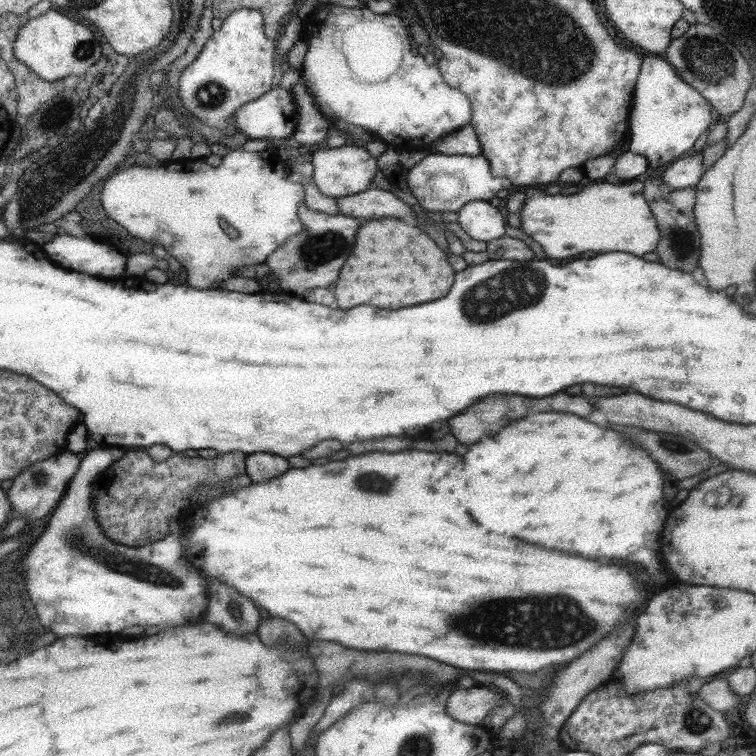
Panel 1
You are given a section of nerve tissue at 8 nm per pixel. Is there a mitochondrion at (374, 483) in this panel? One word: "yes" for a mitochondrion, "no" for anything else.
yes

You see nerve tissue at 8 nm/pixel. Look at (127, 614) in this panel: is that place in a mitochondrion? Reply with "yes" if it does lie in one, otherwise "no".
no

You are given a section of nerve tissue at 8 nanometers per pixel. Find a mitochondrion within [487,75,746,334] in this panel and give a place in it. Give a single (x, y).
(681, 241)

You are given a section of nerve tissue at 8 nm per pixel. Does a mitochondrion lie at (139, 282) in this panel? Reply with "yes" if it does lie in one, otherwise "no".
no

